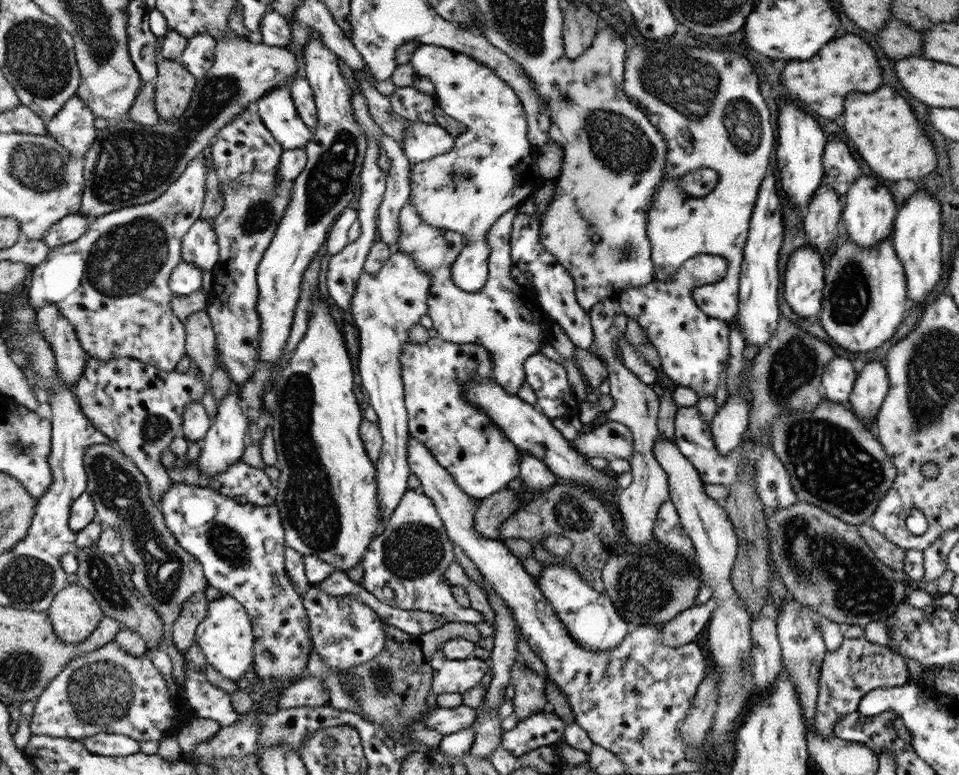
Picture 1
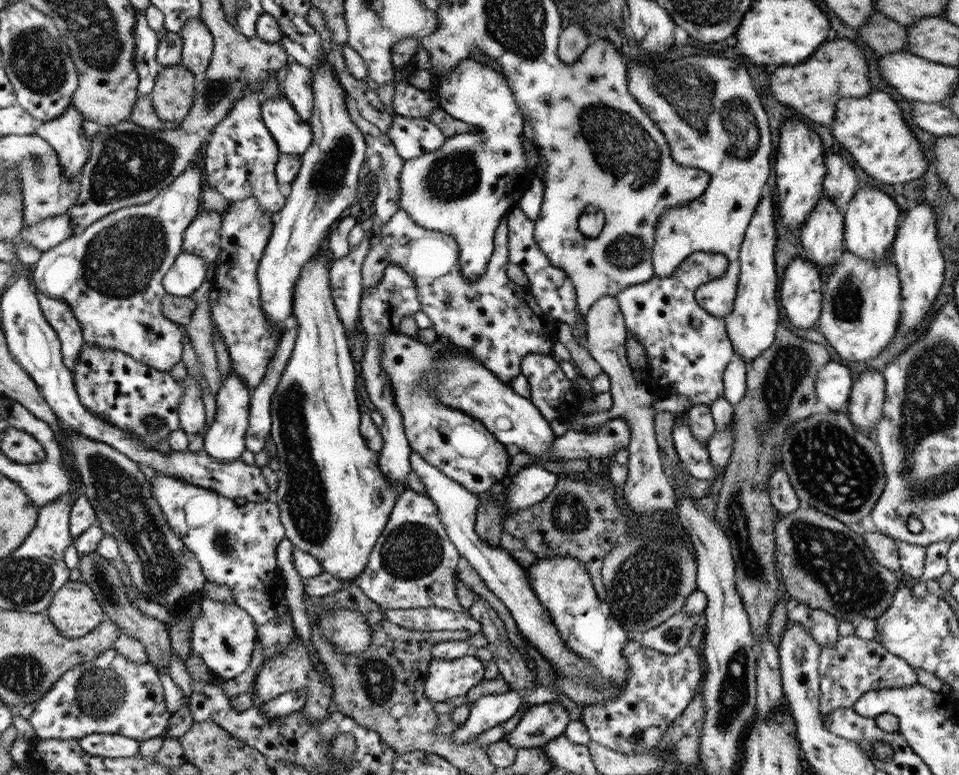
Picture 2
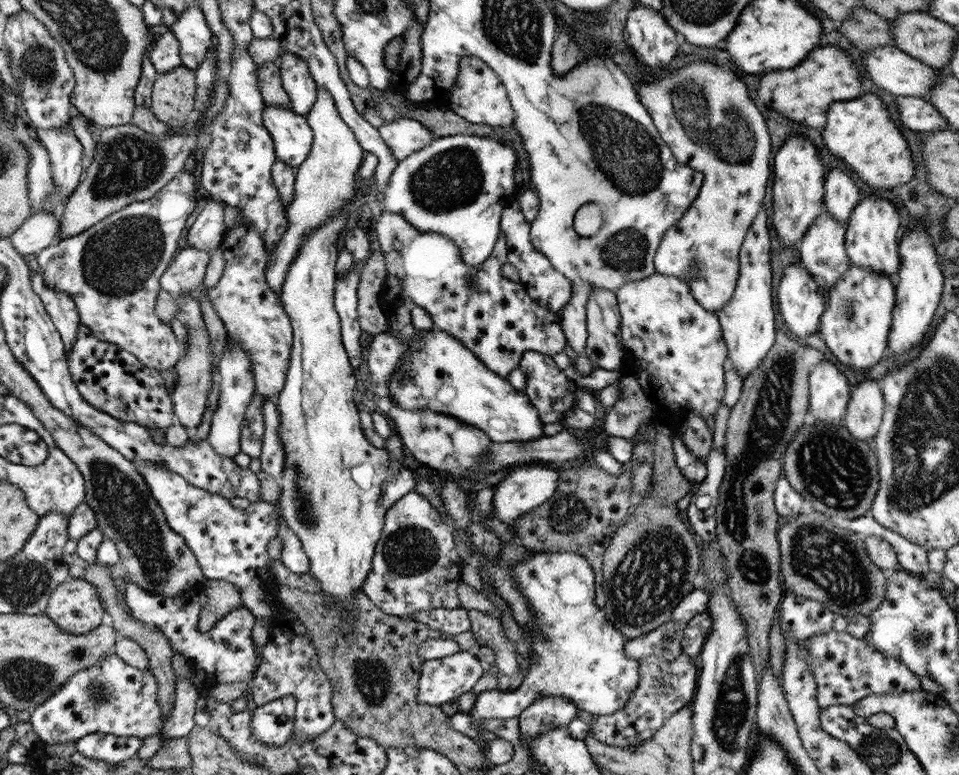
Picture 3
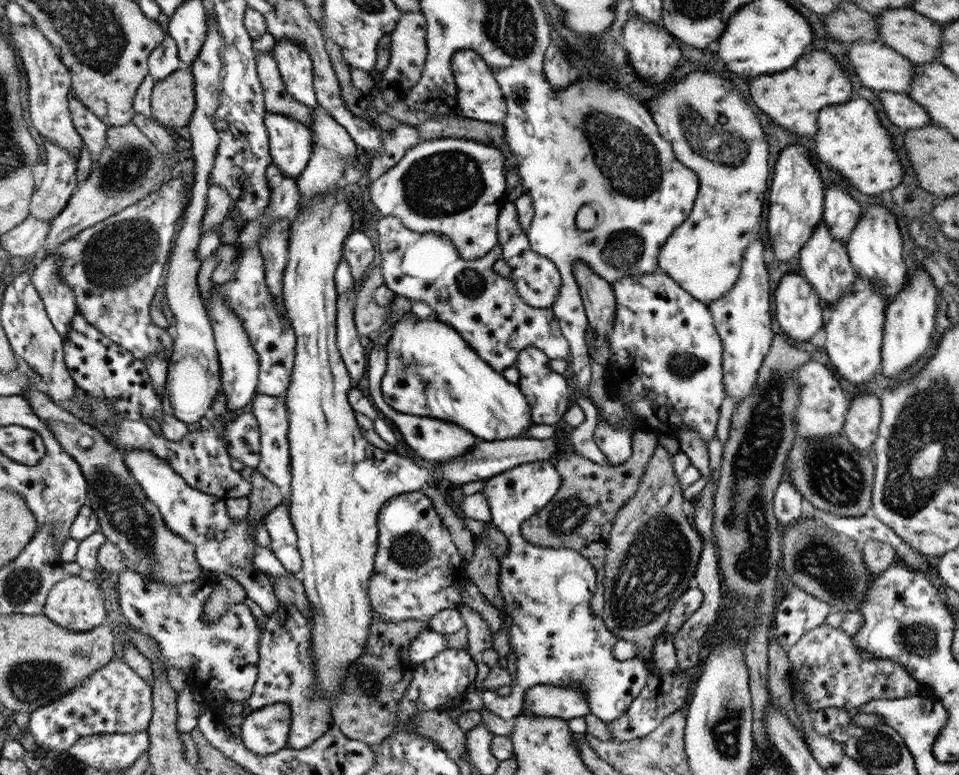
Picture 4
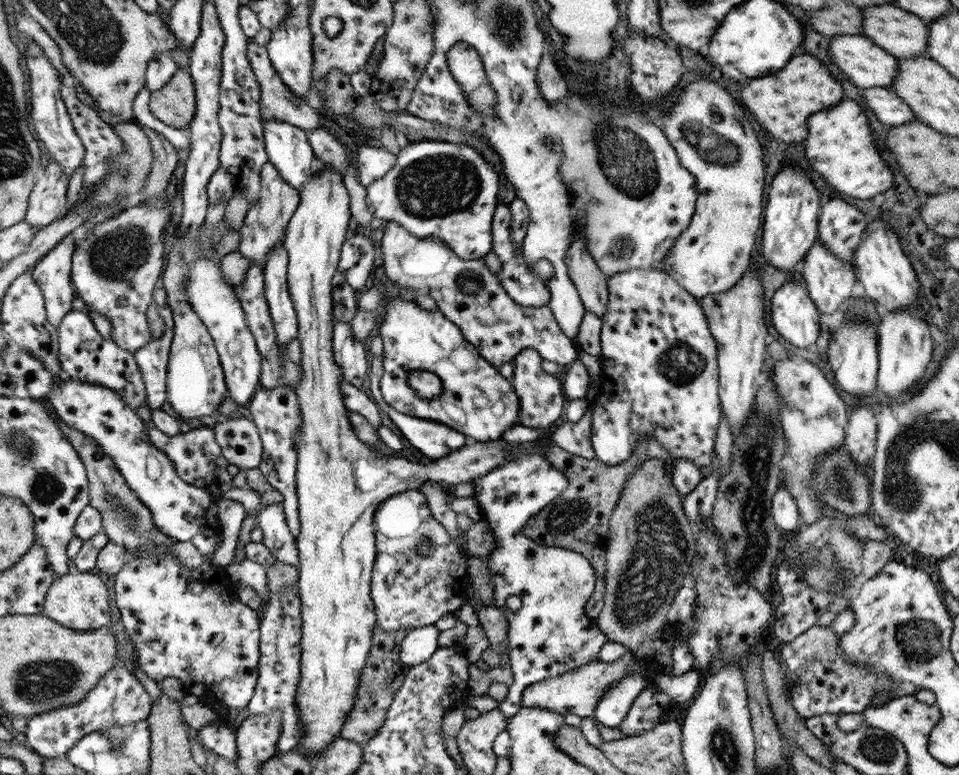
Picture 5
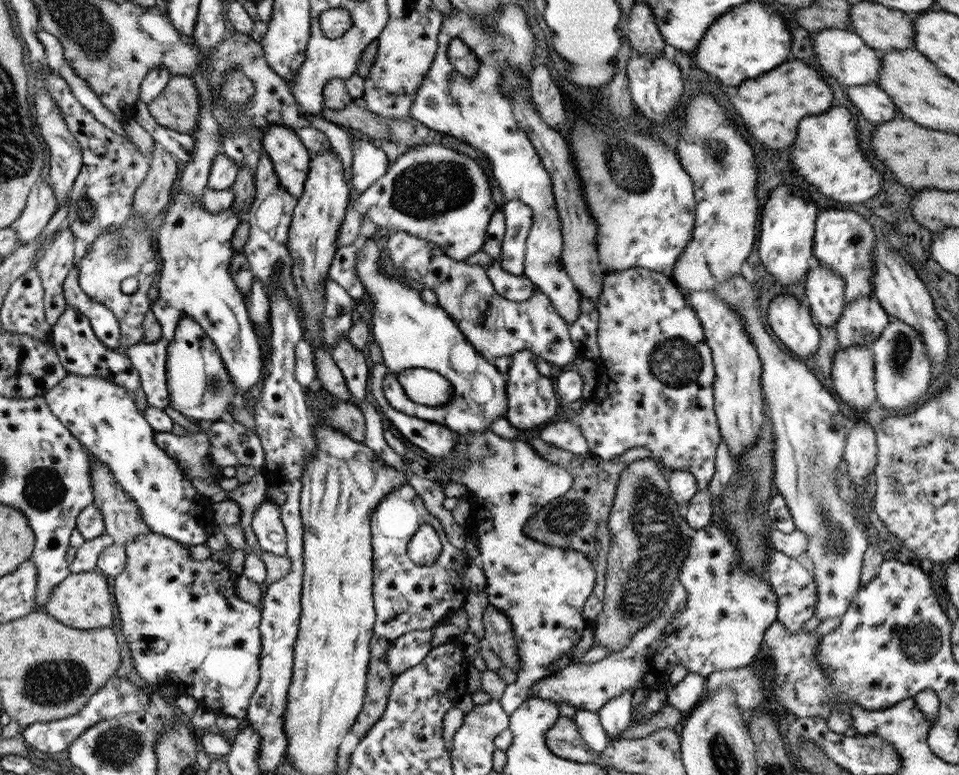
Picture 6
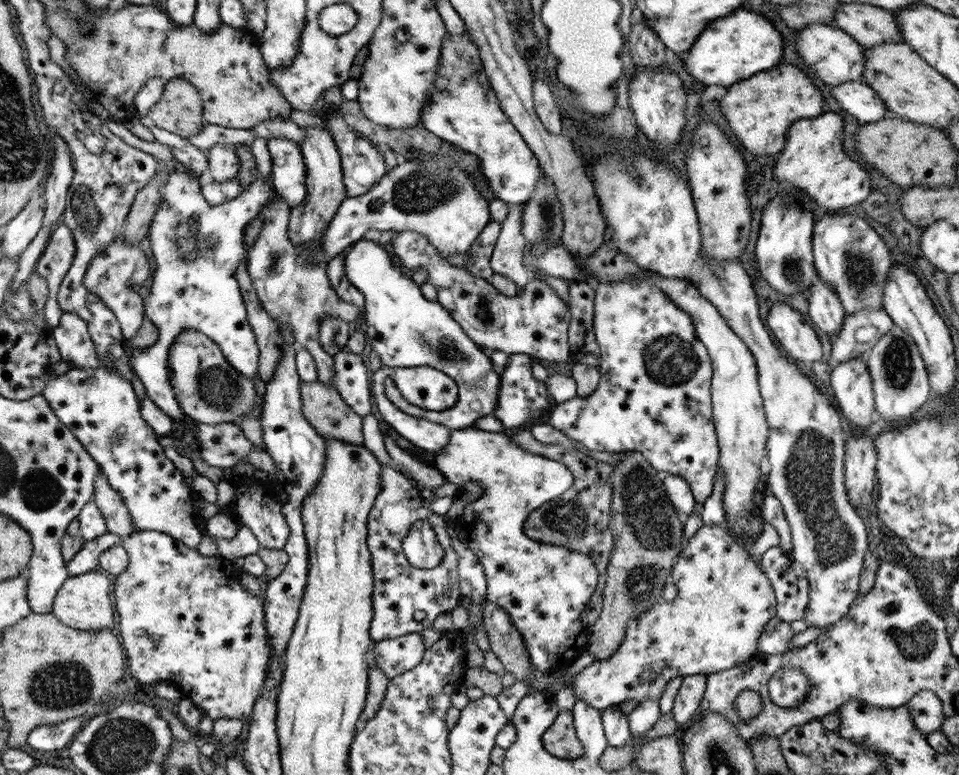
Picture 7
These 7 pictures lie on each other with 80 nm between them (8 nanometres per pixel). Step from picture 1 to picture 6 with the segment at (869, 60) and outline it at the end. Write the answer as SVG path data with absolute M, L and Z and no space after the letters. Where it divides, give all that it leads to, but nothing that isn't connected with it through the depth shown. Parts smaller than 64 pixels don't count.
M790 57L780 66L758 78L740 83L736 95L729 97L736 117L742 120L754 140L770 149L788 148L795 143L799 122L827 112L833 107L834 94L824 78L810 64Z

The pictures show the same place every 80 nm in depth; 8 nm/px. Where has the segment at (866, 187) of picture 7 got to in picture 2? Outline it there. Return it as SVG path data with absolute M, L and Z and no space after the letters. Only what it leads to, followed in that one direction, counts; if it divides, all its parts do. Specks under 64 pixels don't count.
M875 91L863 98L842 98L836 103L834 116L832 136L868 176L894 185L916 180L926 172L928 160L922 146L904 119L902 108L889 93Z

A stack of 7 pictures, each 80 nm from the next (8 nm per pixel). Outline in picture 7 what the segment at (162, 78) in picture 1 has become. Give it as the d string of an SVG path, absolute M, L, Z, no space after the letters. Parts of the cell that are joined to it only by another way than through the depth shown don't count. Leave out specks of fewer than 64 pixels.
M182 77L170 79L165 84L160 100L150 108L147 117L164 133L178 136L197 135L202 126L201 93Z

